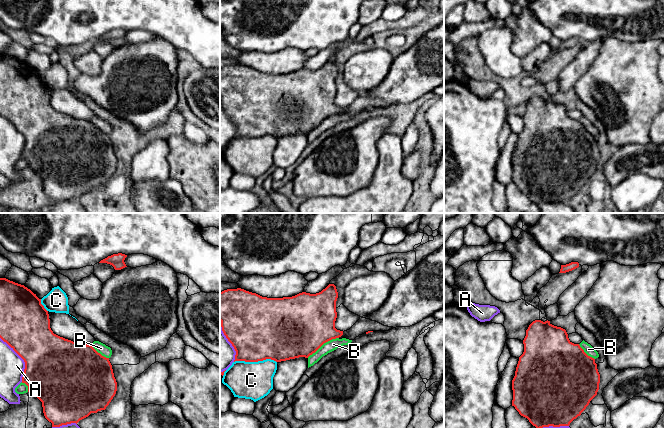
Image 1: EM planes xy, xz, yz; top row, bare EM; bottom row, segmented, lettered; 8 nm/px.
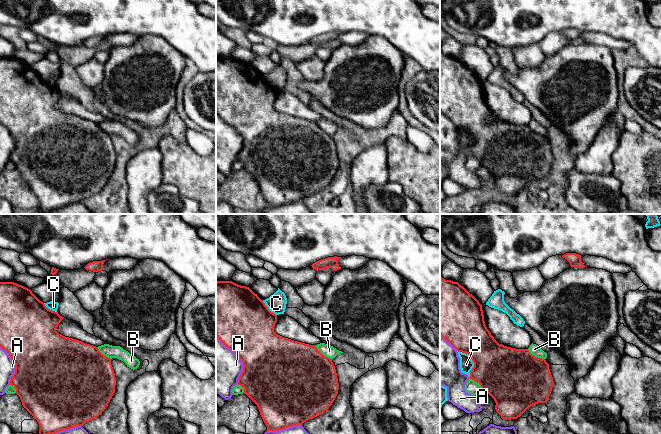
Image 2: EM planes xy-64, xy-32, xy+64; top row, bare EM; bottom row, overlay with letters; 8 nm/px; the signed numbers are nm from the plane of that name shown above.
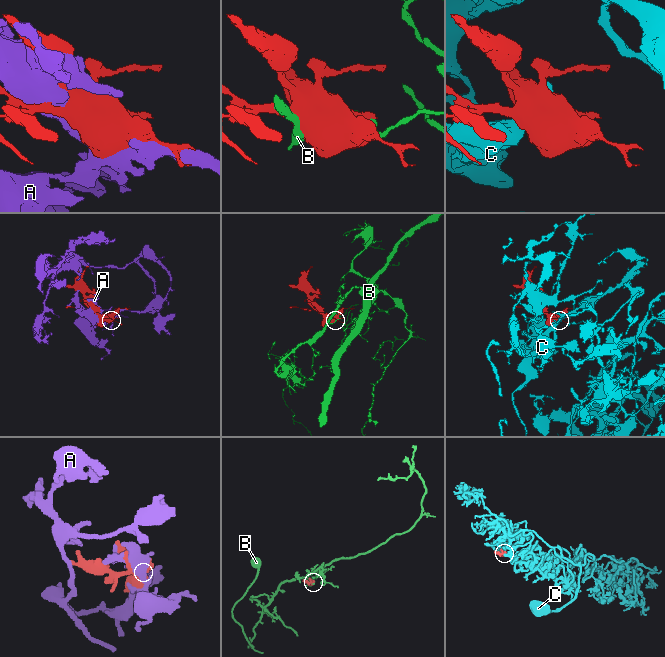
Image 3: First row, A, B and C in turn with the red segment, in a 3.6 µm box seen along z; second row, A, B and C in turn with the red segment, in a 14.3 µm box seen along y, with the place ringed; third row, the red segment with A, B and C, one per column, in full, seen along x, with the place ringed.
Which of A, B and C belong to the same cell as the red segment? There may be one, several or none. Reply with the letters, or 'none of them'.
none of them

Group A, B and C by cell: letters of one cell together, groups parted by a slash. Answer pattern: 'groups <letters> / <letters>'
groups A / B / C

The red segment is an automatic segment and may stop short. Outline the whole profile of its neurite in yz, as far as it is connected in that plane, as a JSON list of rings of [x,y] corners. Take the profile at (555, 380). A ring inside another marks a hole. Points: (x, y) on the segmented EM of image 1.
[[[533,321],[526,330],[523,340],[524,352],[519,357],[512,380],[512,406],[536,428],[569,426],[597,395],[600,374],[595,359],[588,356],[579,344],[572,343],[565,329],[554,326],[550,321]]]

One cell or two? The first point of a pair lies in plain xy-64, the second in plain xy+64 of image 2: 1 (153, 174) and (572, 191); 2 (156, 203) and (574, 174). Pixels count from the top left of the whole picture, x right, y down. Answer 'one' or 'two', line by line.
1: two
2: one

